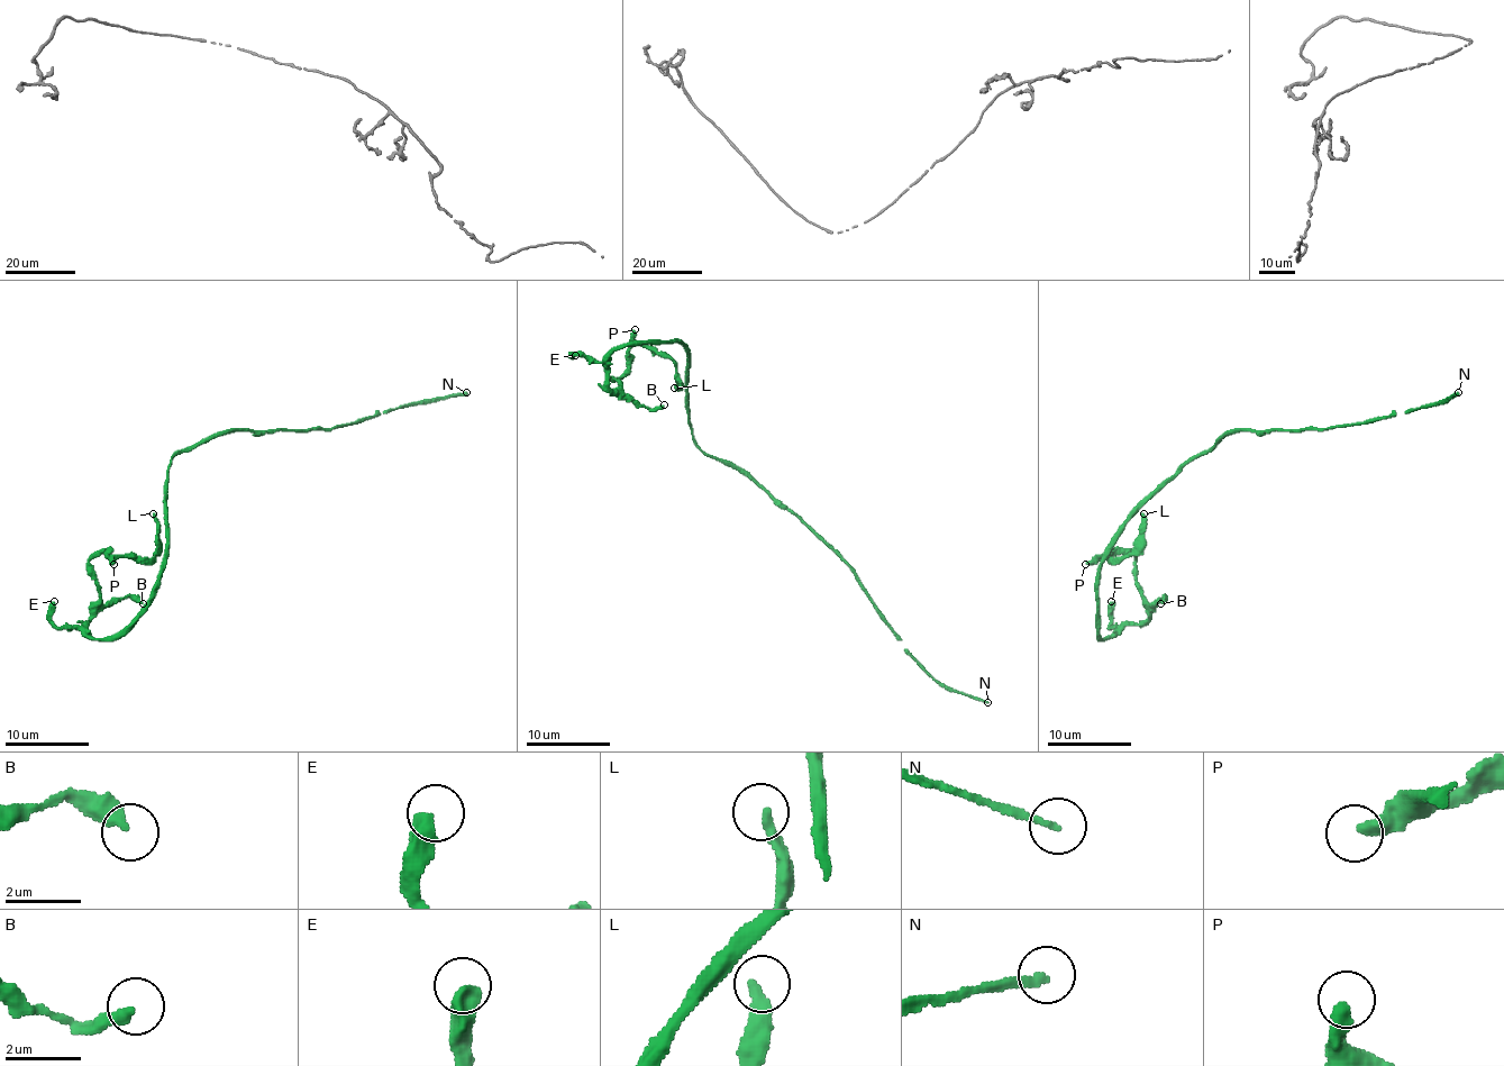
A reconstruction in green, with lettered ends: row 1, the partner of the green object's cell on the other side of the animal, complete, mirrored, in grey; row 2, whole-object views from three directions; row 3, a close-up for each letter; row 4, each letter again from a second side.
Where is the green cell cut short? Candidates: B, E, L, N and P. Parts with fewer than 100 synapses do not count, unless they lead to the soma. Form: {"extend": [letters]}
{"extend": ["N"]}

